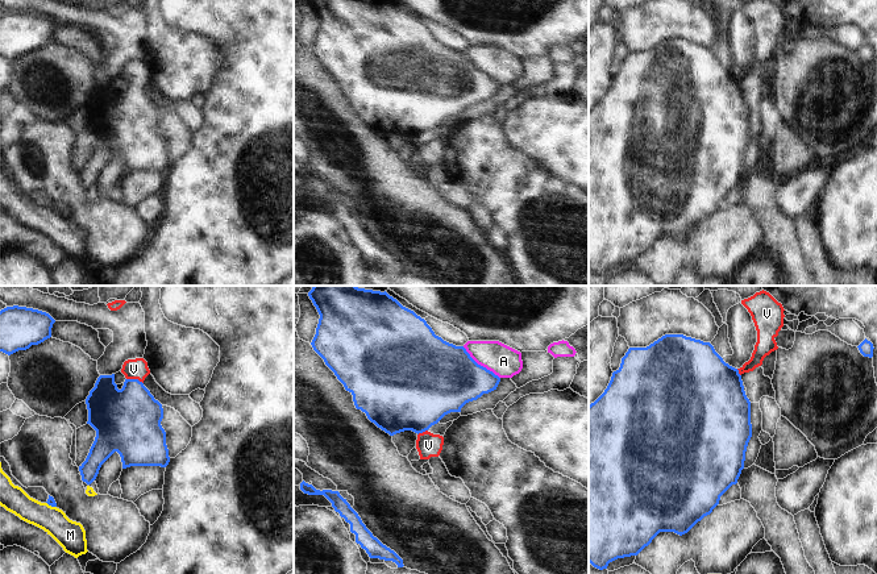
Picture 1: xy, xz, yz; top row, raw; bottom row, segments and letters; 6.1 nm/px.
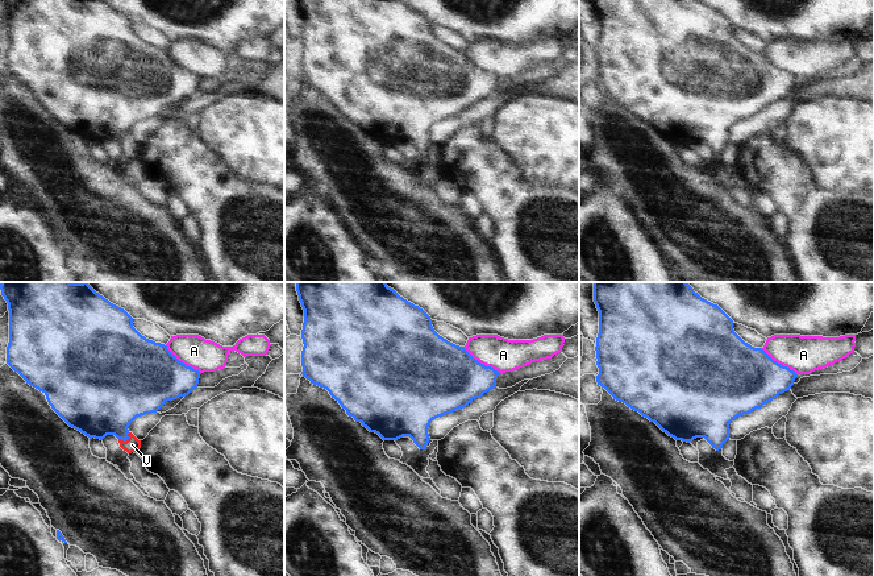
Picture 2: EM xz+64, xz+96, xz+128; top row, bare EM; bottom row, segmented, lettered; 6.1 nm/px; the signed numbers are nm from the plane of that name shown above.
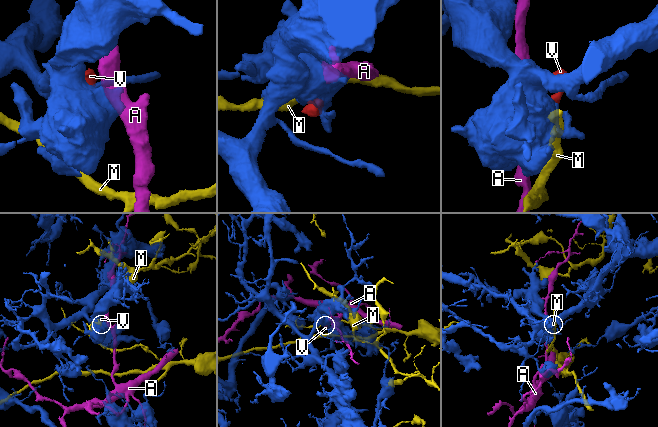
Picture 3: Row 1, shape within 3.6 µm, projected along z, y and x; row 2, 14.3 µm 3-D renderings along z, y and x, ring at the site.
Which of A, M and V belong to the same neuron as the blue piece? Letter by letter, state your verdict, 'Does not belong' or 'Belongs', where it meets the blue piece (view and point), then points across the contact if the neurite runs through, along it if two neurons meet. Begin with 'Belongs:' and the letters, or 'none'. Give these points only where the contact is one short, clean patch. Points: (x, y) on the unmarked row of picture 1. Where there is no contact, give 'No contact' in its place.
Belongs: V
A: Does not belong. Touches blue at xz (479, 70)
M: Does not belong. Touches blue at xy (52, 211)
V: Belongs. Touches blue at xy (134, 84). Path across: xy (129, 124), (134, 84), (133, 74)

